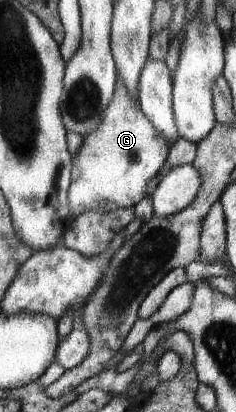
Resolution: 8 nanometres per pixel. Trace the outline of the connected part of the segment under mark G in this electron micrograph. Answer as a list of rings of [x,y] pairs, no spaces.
[[[120,75],[110,105],[104,111],[100,127],[82,137],[82,147],[76,157],[71,157],[72,183],[68,189],[70,217],[78,217],[84,211],[106,208],[126,209],[134,207],[147,195],[148,182],[166,163],[169,146],[166,137],[154,129],[151,121],[142,113],[138,101],[126,91]]]

